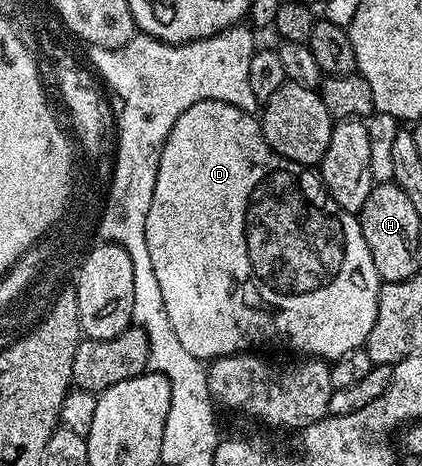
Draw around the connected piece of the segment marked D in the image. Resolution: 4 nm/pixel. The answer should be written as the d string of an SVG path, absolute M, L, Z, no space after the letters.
M206 99L206 100L203 100L203 101L202 101L202 102L201 102L201 103L191 103L191 105L189 105L189 107L187 107L187 108L186 108L186 112L185 112L185 113L182 113L182 114L181 114L181 115L179 115L179 117L177 117L177 118L176 118L176 119L175 119L175 120L174 120L174 126L173 126L173 127L172 127L172 129L171 129L171 131L170 131L170 134L169 134L169 136L168 136L168 137L167 137L167 139L166 139L166 141L165 141L165 142L163 142L163 144L162 144L162 154L161 154L161 155L160 155L160 157L159 157L159 159L158 159L158 161L159 161L159 164L160 164L160 168L158 168L158 170L157 170L157 171L156 171L156 185L155 185L155 187L154 187L154 201L153 201L153 203L152 203L152 204L150 204L150 206L149 206L149 207L148 207L148 215L147 215L147 216L146 216L146 238L147 238L147 239L148 239L148 255L149 255L149 256L150 256L150 257L151 257L151 259L152 259L152 263L153 263L153 264L154 264L154 266L155 266L155 267L156 267L156 279L160 279L160 280L161 280L161 281L162 281L162 294L163 294L163 295L164 295L164 307L165 307L165 308L166 308L166 309L167 309L167 310L168 310L168 311L169 311L169 313L170 313L170 322L171 322L171 323L172 323L172 327L173 327L173 328L174 328L174 330L175 330L175 331L176 331L176 335L180 335L180 343L184 343L184 344L185 344L185 345L186 345L186 346L187 346L187 347L188 347L188 351L192 351L192 352L193 352L193 353L194 353L194 355L195 355L195 356L197 356L197 357L198 357L198 358L199 358L199 359L213 359L213 358L215 358L215 357L224 357L224 356L227 356L227 355L229 355L229 354L232 354L232 353L236 353L236 352L239 352L239 351L246 351L246 350L249 350L249 349L250 349L250 348L251 348L251 347L258 347L258 346L254 346L254 345L266 345L266 344L268 344L268 343L269 343L269 341L271 341L271 343L272 343L272 344L274 344L274 345L287 345L287 347L288 347L288 348L290 348L290 349L295 349L295 351L296 351L296 352L298 352L298 353L295 353L295 354L298 354L298 355L313 355L313 356L315 356L315 357L317 357L317 358L319 358L319 359L333 359L333 358L336 358L336 357L339 357L339 356L340 356L340 355L344 355L344 351L352 351L352 350L353 350L353 349L360 349L360 348L363 348L363 346L365 346L365 344L366 344L366 340L367 340L367 339L368 339L368 335L369 335L369 334L370 334L370 328L371 328L371 327L372 327L372 323L376 323L376 311L377 311L377 310L378 310L378 290L379 290L379 288L380 288L380 278L379 278L379 276L378 276L378 268L377 268L377 267L376 267L376 263L375 263L375 262L374 262L374 261L371 261L371 257L372 257L372 251L371 251L371 250L370 250L370 245L369 245L369 243L367 243L367 241L366 241L366 240L365 240L365 237L364 237L364 231L363 231L363 230L362 230L362 223L361 223L361 220L358 220L358 219L356 219L356 220L355 220L355 218L354 218L354 221L353 221L353 219L352 219L352 218L350 218L350 217L353 217L353 216L350 216L350 215L348 215L348 213L347 213L347 211L348 211L348 210L346 210L346 209L345 209L345 208L344 208L344 207L340 207L340 203L336 203L336 199L335 199L335 198L334 198L334 197L333 197L333 196L332 196L332 195L331 195L331 194L330 194L330 193L329 193L329 192L328 192L328 191L327 191L327 189L326 189L326 186L325 186L325 185L323 185L323 183L322 183L322 179L321 179L321 176L318 176L318 175L316 175L316 173L315 173L315 170L314 170L314 169L313 169L313 168L311 168L311 166L309 166L309 165L302 165L302 164L301 164L301 163L300 163L300 162L299 162L299 161L293 161L293 160L292 160L292 159L290 159L290 158L288 158L288 157L285 157L285 155L284 155L284 154L283 154L283 153L278 153L278 152L277 152L277 150L275 150L275 149L274 149L274 148L273 148L273 147L272 147L272 146L271 146L271 145L269 145L269 144L267 144L267 141L266 141L266 137L265 137L265 136L264 136L264 134L262 134L262 131L261 131L261 128L260 128L260 125L259 125L259 122L258 122L258 121L257 121L257 120L255 120L255 119L256 119L256 117L255 117L255 114L254 114L254 113L253 113L253 112L250 112L250 111L248 111L248 112L246 112L246 111L244 111L244 110L243 110L243 109L241 109L241 108L240 108L240 107L236 107L236 106L235 106L235 105L233 105L233 103L232 103L232 102L231 102L231 101L225 101L225 102L223 102L223 103L219 103L219 102L216 102L216 101L213 101L213 100L211 100L211 99Z

